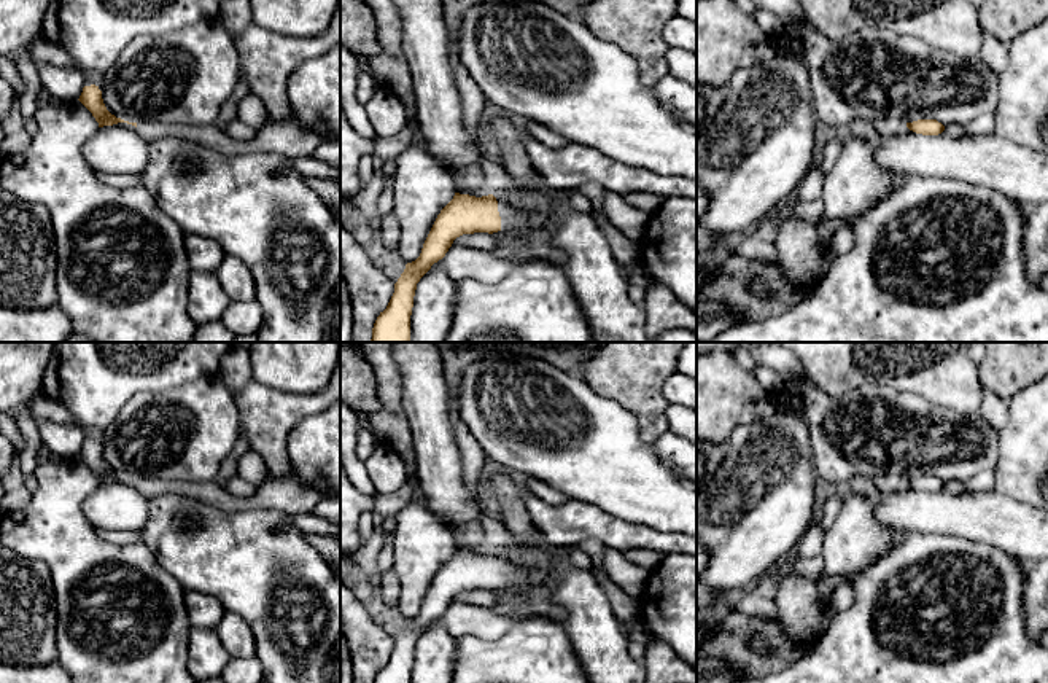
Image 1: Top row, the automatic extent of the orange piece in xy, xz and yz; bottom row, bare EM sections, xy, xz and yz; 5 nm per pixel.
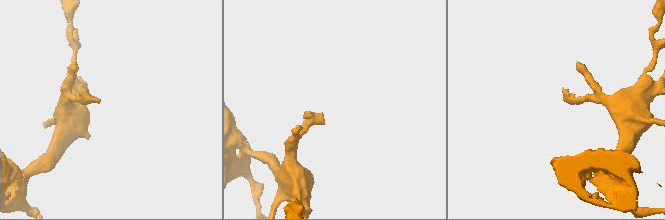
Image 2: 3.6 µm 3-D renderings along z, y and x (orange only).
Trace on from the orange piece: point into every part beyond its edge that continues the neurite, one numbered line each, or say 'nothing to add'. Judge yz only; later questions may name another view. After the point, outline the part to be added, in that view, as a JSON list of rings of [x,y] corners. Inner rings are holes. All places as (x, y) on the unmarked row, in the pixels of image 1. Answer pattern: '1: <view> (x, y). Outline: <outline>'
nothing to add

